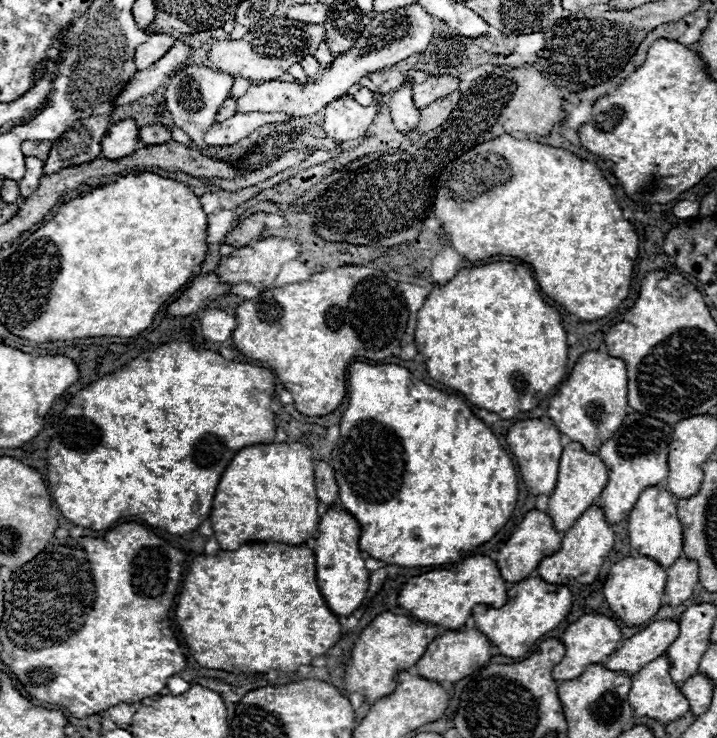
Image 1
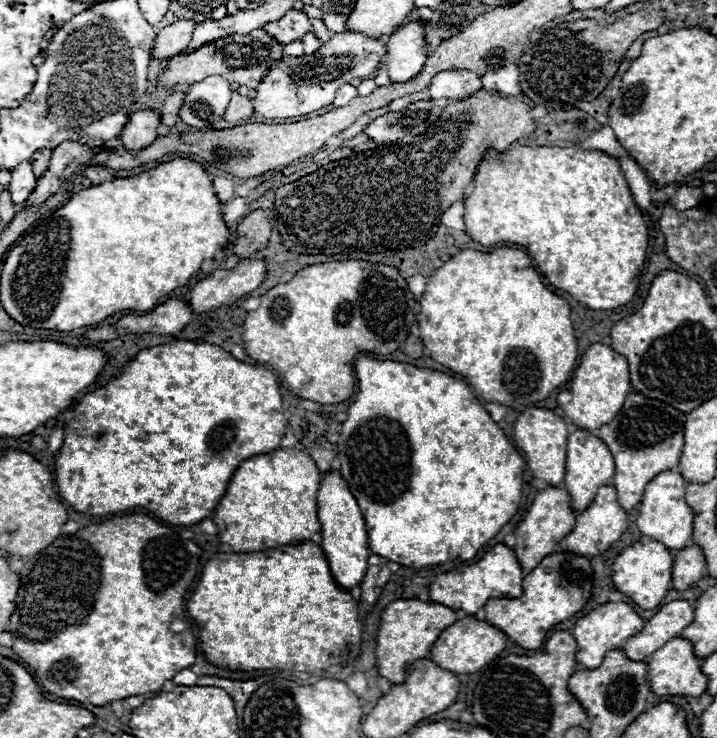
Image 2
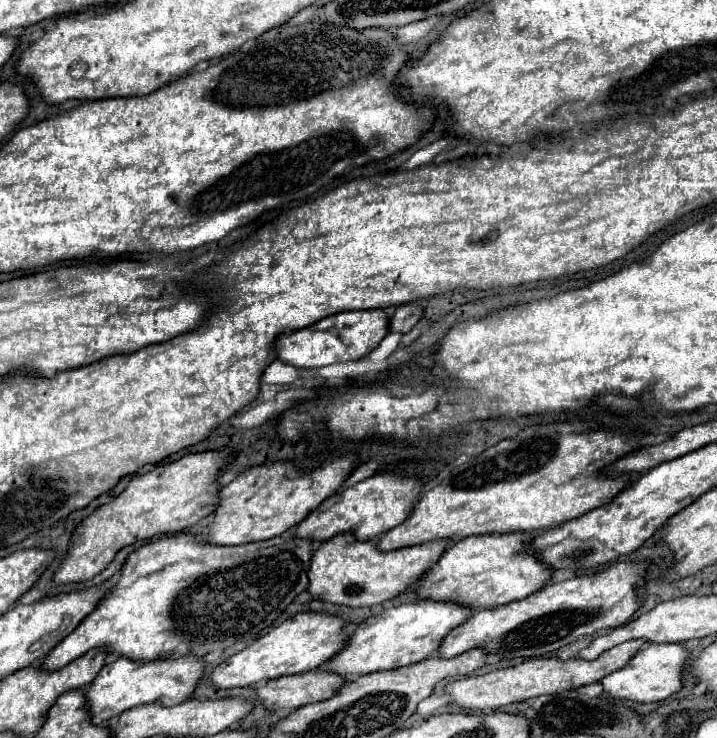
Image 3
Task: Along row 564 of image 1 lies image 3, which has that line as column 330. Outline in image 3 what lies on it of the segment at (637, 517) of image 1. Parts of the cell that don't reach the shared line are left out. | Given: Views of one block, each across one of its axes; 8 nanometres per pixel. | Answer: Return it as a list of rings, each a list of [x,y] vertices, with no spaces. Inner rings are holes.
[[[422,600],[402,604],[390,610],[384,610],[380,616],[368,618],[356,634],[350,638],[350,644],[344,646],[344,650],[338,652],[328,664],[326,670],[344,674],[346,678],[364,676],[378,670],[392,670],[416,664],[430,654],[434,654],[448,632],[452,632],[456,626],[464,624],[470,618],[470,608],[460,606],[456,602],[436,602],[436,600]]]

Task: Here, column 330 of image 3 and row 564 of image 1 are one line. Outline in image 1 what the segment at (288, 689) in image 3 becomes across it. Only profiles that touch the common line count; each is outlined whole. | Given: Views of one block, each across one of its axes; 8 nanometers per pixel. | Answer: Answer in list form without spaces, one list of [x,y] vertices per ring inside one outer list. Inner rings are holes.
[[[678,558],[668,570],[666,580],[666,596],[670,606],[680,606],[684,600],[688,600],[694,592],[694,586],[698,582],[698,564],[686,558]]]

